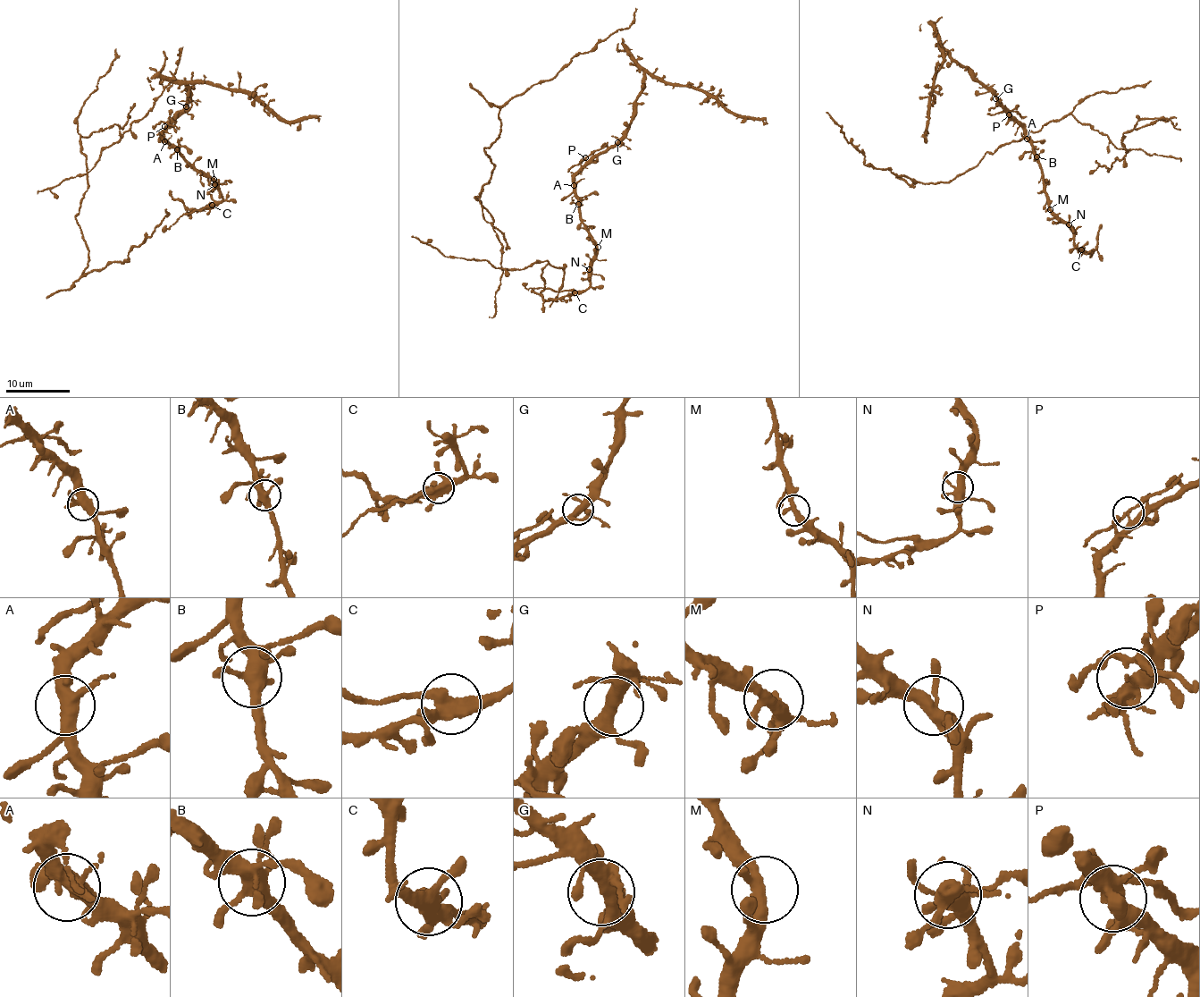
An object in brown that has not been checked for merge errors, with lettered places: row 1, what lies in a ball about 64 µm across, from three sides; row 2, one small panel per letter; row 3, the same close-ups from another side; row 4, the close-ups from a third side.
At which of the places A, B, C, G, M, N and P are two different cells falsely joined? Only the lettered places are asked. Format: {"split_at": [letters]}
{"split_at": ["C", "P"]}

